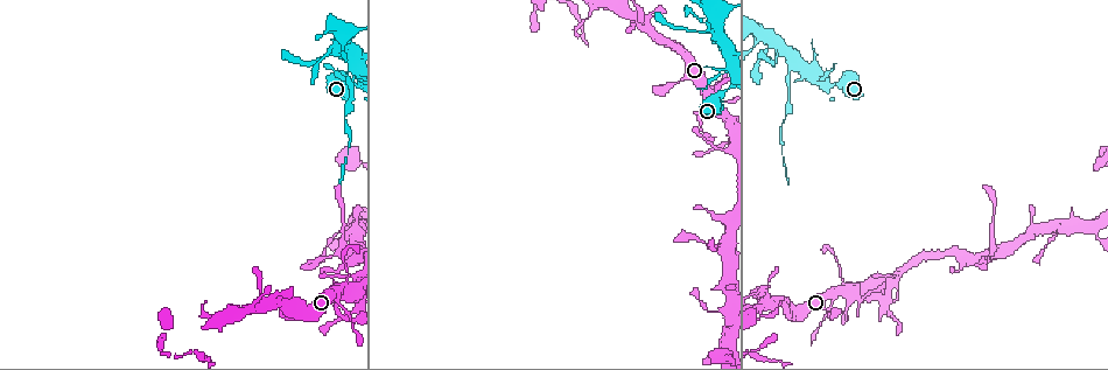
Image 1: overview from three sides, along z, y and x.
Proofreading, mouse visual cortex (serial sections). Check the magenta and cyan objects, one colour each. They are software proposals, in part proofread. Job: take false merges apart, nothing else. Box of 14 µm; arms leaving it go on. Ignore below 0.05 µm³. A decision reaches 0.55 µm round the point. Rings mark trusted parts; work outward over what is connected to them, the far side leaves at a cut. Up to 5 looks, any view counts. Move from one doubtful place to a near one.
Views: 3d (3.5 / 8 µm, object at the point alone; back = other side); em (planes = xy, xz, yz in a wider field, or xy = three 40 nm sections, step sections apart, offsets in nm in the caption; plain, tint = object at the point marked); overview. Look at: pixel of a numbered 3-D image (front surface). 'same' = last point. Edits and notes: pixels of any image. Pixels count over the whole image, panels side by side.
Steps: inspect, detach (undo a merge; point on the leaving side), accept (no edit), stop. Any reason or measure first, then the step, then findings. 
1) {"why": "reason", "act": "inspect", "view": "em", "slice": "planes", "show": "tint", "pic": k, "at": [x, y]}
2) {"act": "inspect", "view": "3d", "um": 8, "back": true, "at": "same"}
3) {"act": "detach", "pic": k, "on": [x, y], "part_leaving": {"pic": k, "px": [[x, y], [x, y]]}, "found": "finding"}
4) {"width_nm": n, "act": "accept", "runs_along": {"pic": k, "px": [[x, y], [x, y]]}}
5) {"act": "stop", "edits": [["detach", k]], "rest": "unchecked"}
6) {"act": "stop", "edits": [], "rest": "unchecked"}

{"why": "arms run side by side", "act": "inspect", "view": "3d", "um": 3.5, "pic": 1, "at": [345, 46]}

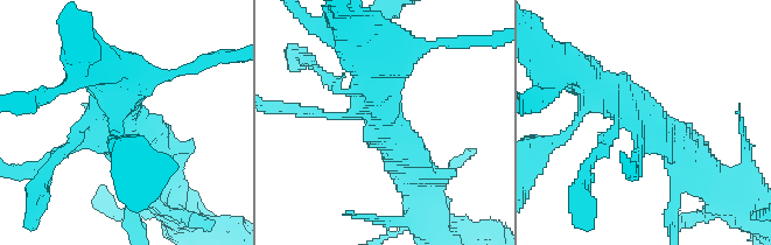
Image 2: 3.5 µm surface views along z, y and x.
{"arms": 4, "arm_widths_nm": [150, 200, 450, 500], "why": "need the tissue", "act": "inspect", "view": "em", "slice": "xy", "step": 3, "show": "tint", "pic": 2, "at": [378, 121]}

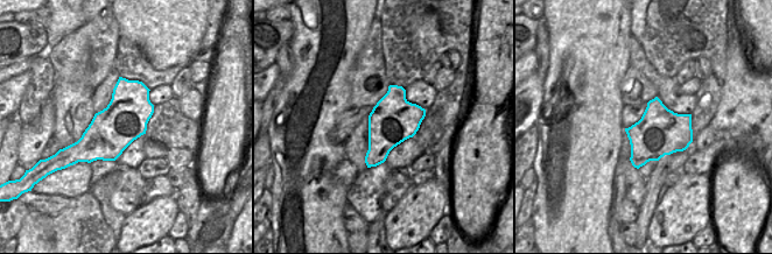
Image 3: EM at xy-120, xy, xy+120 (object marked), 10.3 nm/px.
{"act": "accept", "found": "one cell here"}

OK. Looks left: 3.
{"why": "four arms meet", "act": "inspect", "view": "3d", "um": 8, "pic": 1, "at": [340, 291]}

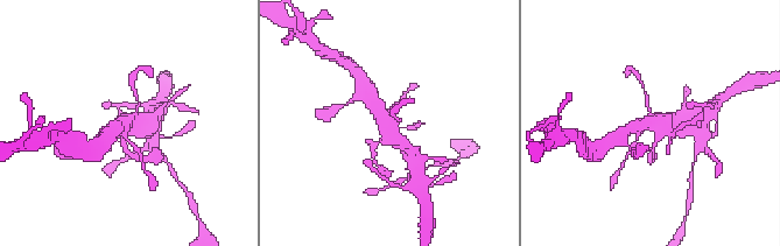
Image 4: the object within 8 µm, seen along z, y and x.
{"why": "closer look", "act": "inspect", "view": "3d", "um": 3.5, "pic": 4, "at": [385, 127]}

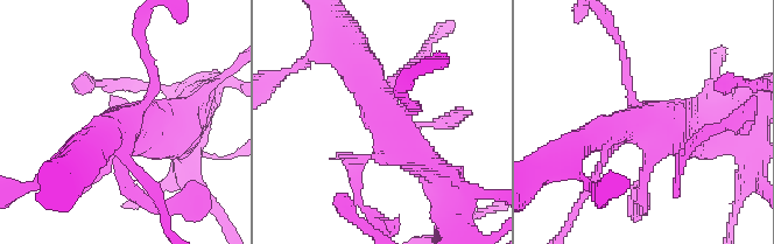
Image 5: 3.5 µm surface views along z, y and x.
{"act": "accept", "runs_along": {"pic": 5, "px": [[356, 60], [392, 140], [442, 176]]}, "found": "all the same cell"}

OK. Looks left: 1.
{"act": "stop", "edits": [], "rest": "unchecked"}

